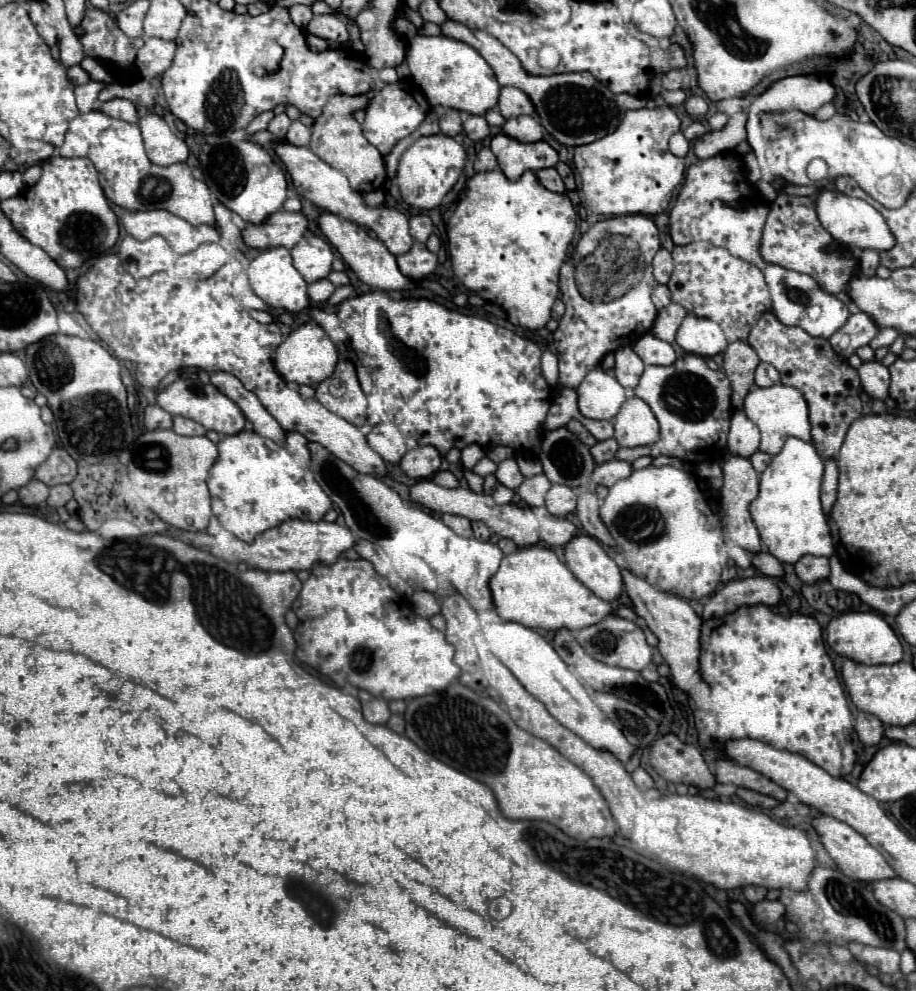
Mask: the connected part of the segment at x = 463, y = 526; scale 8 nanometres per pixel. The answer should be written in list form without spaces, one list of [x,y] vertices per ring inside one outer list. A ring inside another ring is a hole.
[[[444,514],[442,516],[442,522],[452,528],[456,534],[460,536],[472,536],[472,524],[468,518],[462,518],[462,516],[454,516],[454,514]]]

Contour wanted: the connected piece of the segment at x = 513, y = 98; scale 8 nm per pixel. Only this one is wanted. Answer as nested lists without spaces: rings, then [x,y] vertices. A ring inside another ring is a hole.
[[[504,86],[500,90],[500,100],[498,100],[498,110],[504,118],[512,118],[512,116],[522,116],[522,114],[530,114],[536,116],[534,104],[530,102],[530,98],[512,86]]]

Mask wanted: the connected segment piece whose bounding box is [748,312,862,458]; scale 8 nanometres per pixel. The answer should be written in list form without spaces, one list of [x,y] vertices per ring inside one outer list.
[[[772,312],[762,314],[750,332],[748,344],[762,362],[772,364],[780,372],[782,384],[794,386],[804,394],[810,412],[812,442],[824,446],[824,458],[838,456],[850,424],[862,414],[858,372],[832,350],[826,338],[814,338],[798,326],[784,326]]]

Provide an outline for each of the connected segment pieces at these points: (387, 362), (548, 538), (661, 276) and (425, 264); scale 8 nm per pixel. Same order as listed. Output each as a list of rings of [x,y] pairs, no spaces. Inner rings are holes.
[[[368,292],[368,294],[360,294],[354,298],[344,300],[338,306],[338,318],[340,318],[340,328],[348,334],[350,338],[350,346],[356,350],[356,354],[364,354],[374,362],[372,368],[372,389],[376,385],[376,392],[380,392],[380,402],[368,402],[367,421],[374,428],[376,424],[396,424],[396,428],[402,432],[404,436],[404,444],[408,450],[413,449],[420,444],[432,444],[438,448],[438,452],[444,456],[450,448],[466,448],[468,444],[478,444],[484,450],[490,450],[494,446],[510,446],[510,448],[532,448],[542,432],[542,424],[546,420],[546,412],[550,408],[550,388],[542,377],[540,372],[540,358],[542,350],[539,345],[532,341],[518,336],[512,330],[490,321],[483,316],[466,315],[456,312],[456,310],[448,310],[438,302],[432,300],[414,300],[414,298],[406,298],[406,300],[392,300],[390,296],[386,296],[384,292]]]
[[[540,516],[540,540],[548,546],[564,546],[566,542],[570,542],[570,538],[576,536],[576,526],[566,520],[566,518],[558,518],[558,516]]]
[[[660,248],[658,254],[654,256],[652,266],[654,266],[654,278],[656,278],[656,282],[666,284],[670,280],[670,276],[672,276],[672,270],[674,270],[672,268],[672,256],[670,256],[670,252],[666,248]]]
[[[414,242],[410,252],[398,256],[398,268],[402,270],[402,274],[410,276],[412,280],[421,280],[432,274],[437,264],[437,255],[432,254],[422,242]]]

